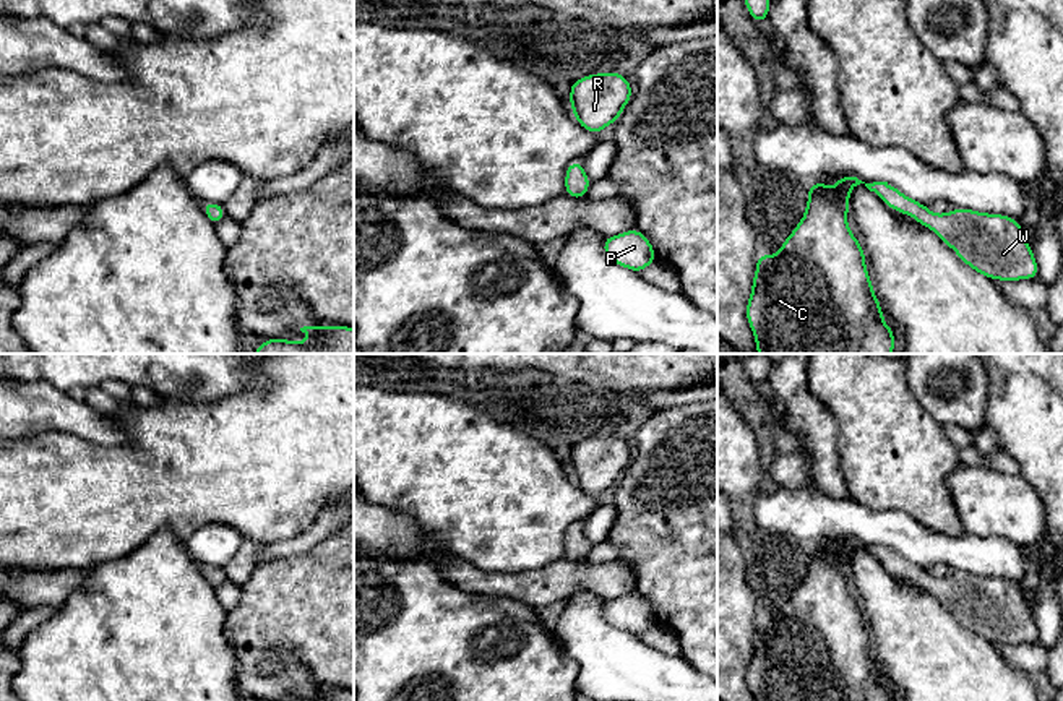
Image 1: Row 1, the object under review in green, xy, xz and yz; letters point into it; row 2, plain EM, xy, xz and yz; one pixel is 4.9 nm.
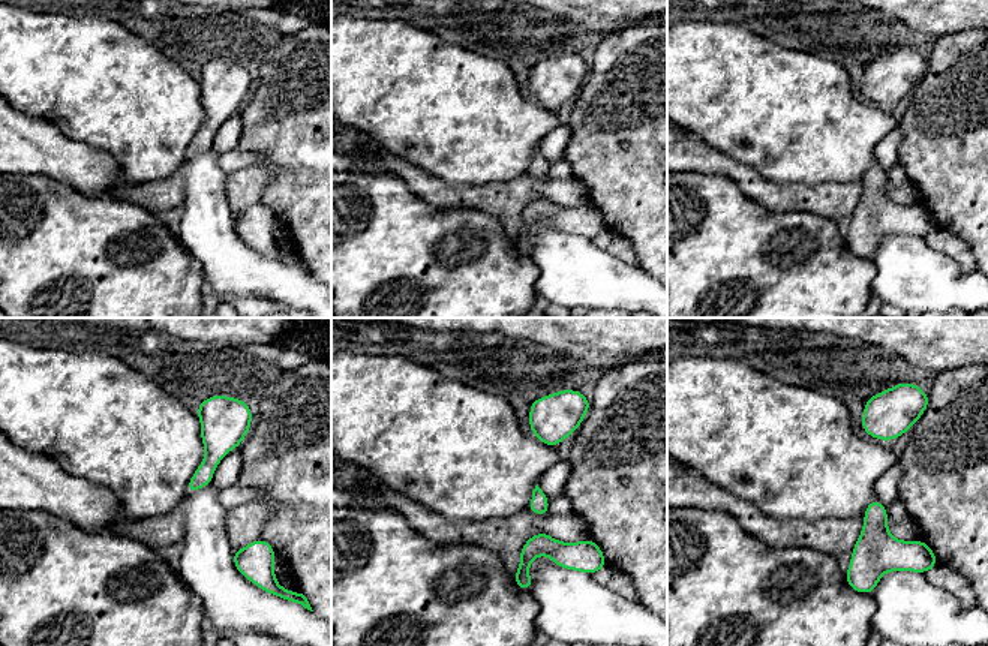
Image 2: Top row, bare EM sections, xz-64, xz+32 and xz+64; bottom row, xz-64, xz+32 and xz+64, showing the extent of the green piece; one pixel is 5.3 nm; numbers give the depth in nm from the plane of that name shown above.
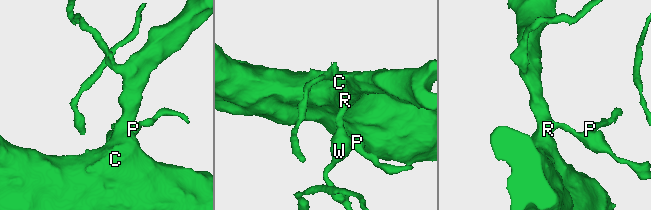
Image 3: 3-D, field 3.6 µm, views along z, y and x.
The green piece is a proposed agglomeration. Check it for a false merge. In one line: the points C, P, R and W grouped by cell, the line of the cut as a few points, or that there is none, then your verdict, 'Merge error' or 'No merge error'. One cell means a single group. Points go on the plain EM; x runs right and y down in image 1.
Groups: C P R W. No split. No merge error

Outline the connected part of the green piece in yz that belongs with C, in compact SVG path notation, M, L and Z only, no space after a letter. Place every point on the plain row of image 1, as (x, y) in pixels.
M837 539L836 552L829 552L823 545L808 547L805 578L792 597L782 605L777 618L756 618L756 634L745 673L755 701L894 701L896 695L883 685L884 677L875 660L873 647L865 631L867 620L863 612L847 589L850 553L860 547L876 557L893 574L912 579L920 589L932 592L974 634L993 644L1039 641L1035 620L1024 600L1021 587L1014 581L977 576L967 571L954 571L946 578L935 578L927 568L906 560L888 545L865 547L857 540Z

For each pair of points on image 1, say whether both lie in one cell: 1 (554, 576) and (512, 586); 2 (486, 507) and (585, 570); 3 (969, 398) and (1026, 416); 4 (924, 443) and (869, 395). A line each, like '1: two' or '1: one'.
1: one
2: two
3: two
4: one

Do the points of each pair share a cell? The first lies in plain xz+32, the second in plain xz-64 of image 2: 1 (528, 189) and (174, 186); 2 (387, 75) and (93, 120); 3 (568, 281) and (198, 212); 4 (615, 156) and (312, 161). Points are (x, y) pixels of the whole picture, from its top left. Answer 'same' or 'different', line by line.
1: same
2: same
3: same
4: same

